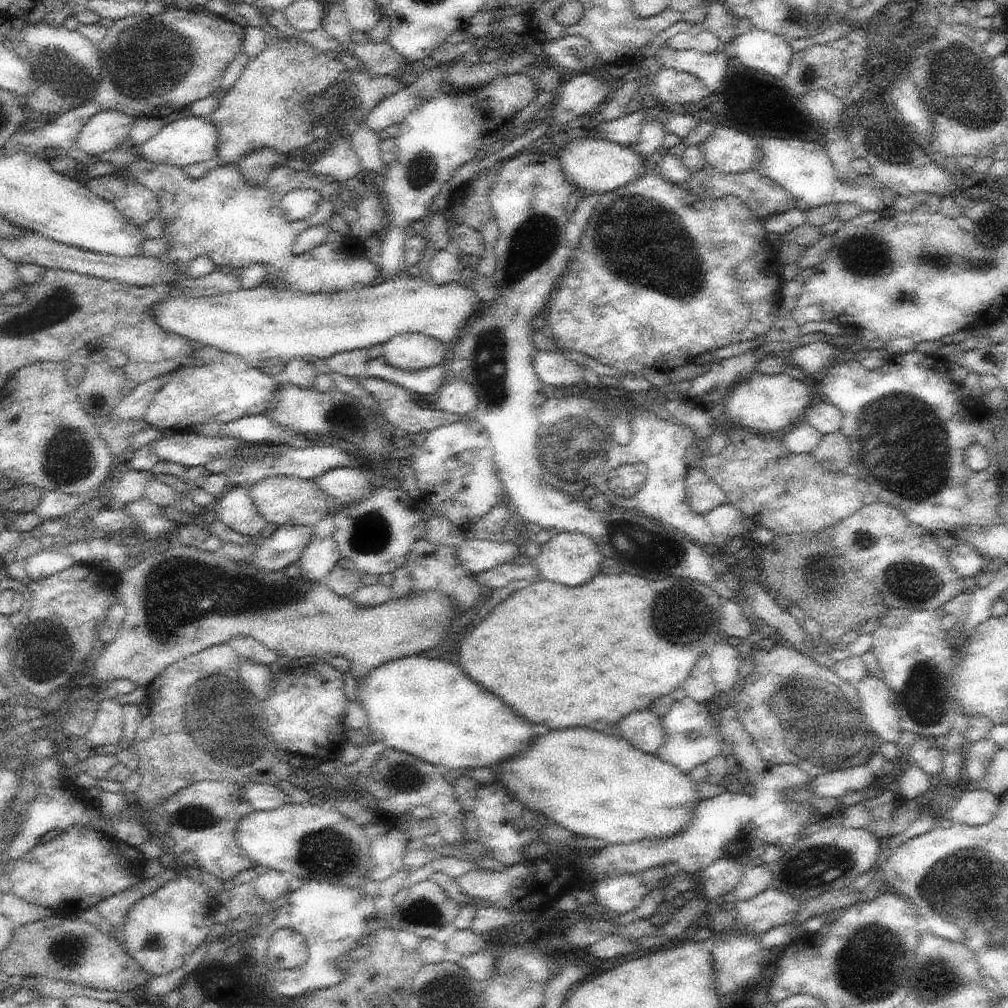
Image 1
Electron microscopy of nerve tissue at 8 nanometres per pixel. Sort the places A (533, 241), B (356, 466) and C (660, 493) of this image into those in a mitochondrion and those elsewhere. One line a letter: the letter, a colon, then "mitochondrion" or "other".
A: mitochondrion
B: other
C: other

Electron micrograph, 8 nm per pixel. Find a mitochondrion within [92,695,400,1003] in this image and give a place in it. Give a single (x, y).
(322, 851)

